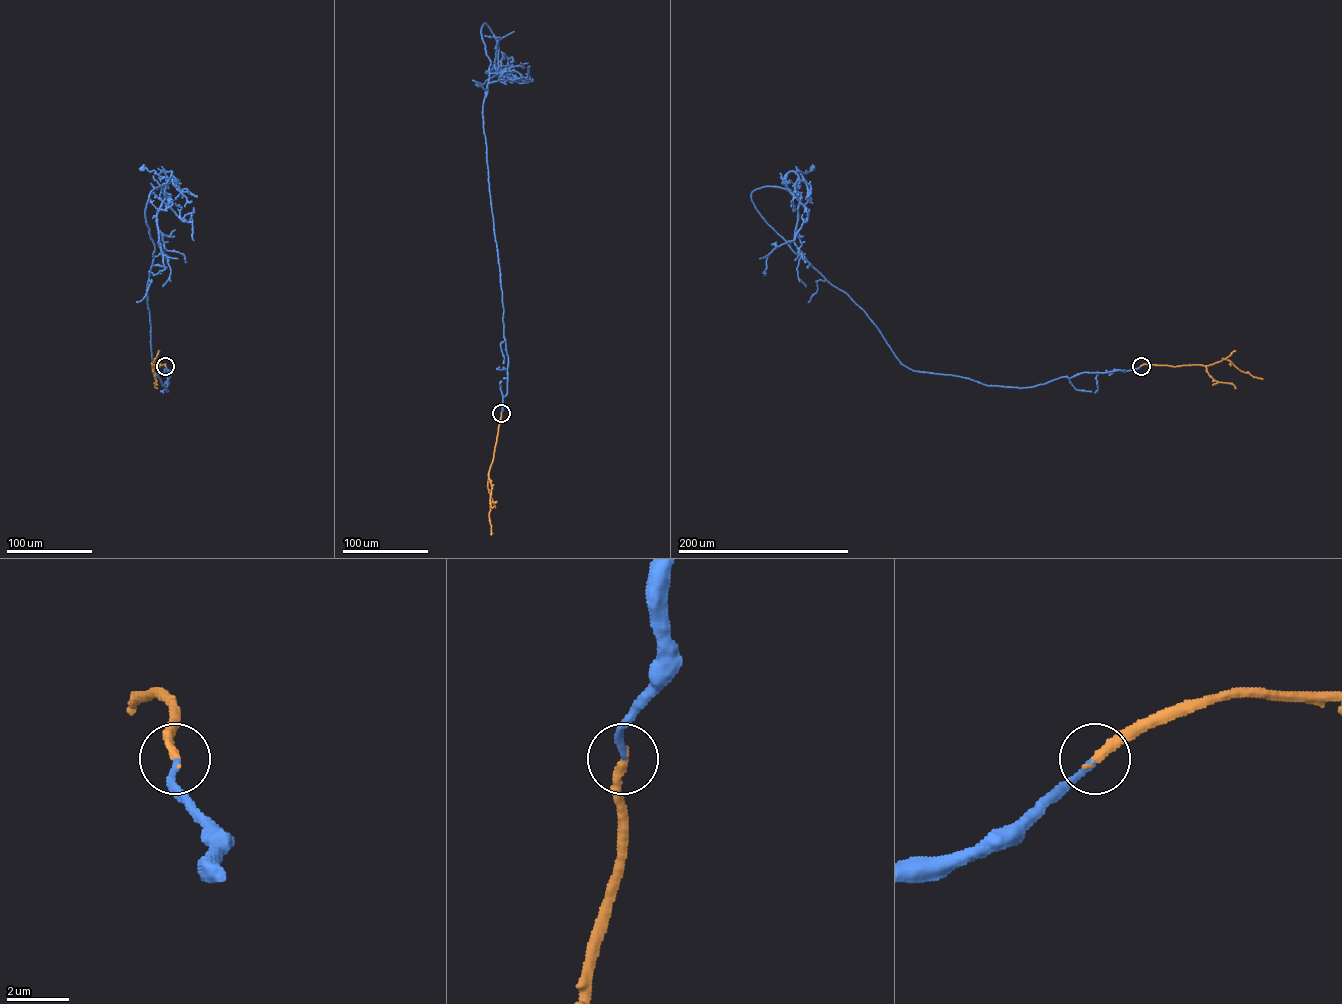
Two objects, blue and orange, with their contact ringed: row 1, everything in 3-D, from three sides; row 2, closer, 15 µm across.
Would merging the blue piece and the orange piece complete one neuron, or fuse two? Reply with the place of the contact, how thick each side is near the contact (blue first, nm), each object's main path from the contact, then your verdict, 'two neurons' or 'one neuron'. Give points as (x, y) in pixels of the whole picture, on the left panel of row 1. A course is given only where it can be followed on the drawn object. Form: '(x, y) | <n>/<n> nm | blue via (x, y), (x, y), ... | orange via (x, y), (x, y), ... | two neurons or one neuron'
(165, 366) | 200/300 nm | blue via (165, 366), (166, 388), (152, 369), (146, 289), (153, 256), (162, 253), (156, 214), (172, 171), (142, 169) | orange via (165, 366), (152, 366), (152, 361), (154, 359), (155, 379) | one neuron

